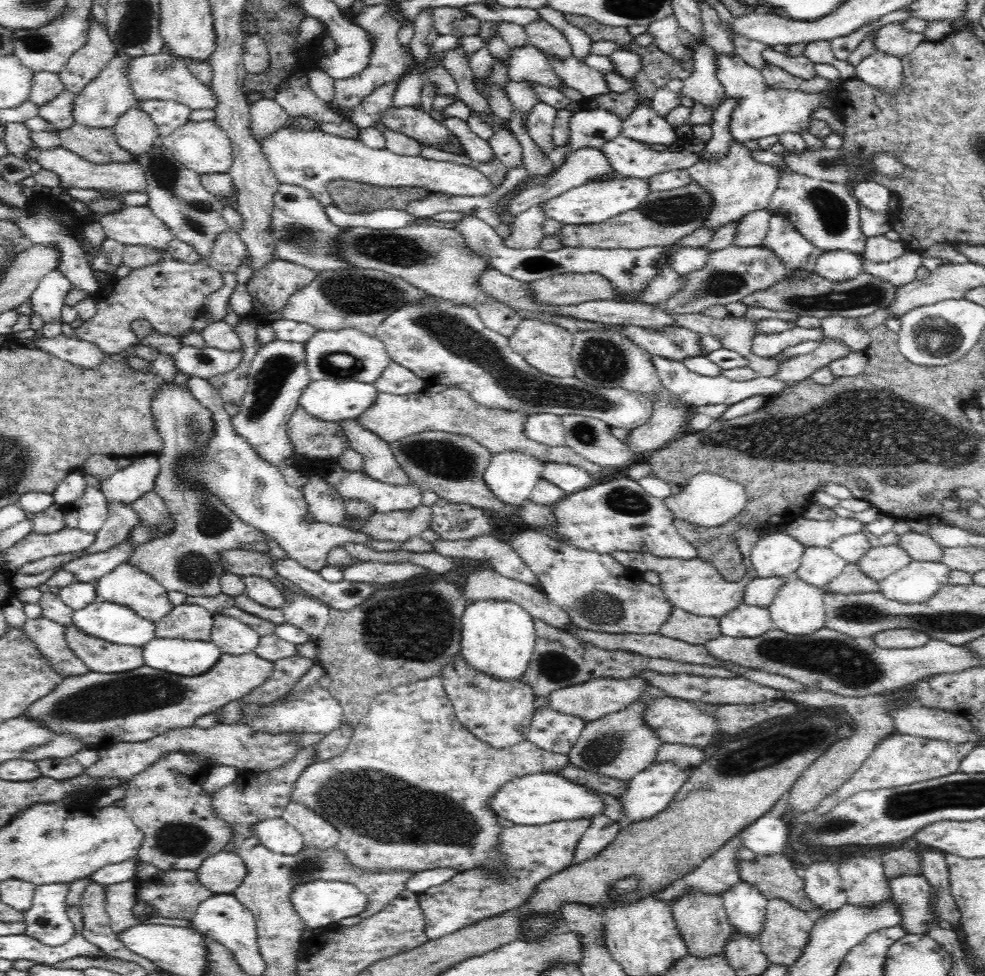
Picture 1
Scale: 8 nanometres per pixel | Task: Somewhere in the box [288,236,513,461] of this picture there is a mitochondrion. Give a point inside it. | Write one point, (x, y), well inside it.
(351, 294)

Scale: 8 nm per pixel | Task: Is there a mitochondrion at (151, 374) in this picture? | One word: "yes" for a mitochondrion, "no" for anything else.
no

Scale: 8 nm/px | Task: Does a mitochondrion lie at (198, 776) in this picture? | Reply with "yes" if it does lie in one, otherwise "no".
no

